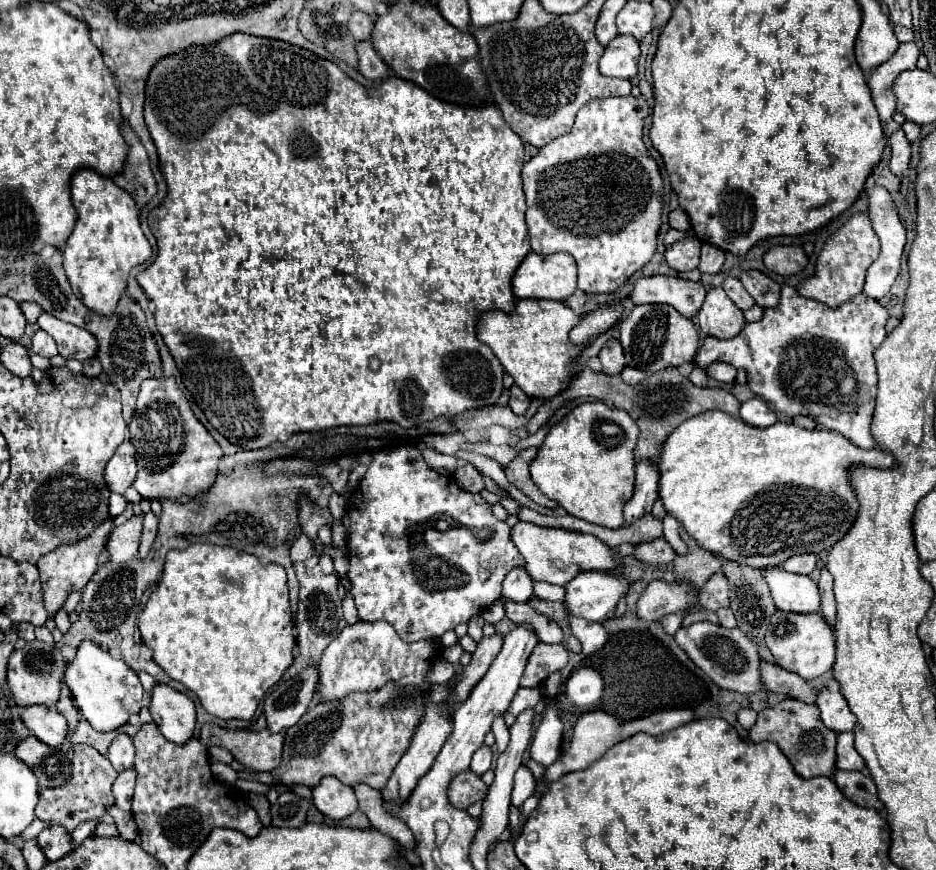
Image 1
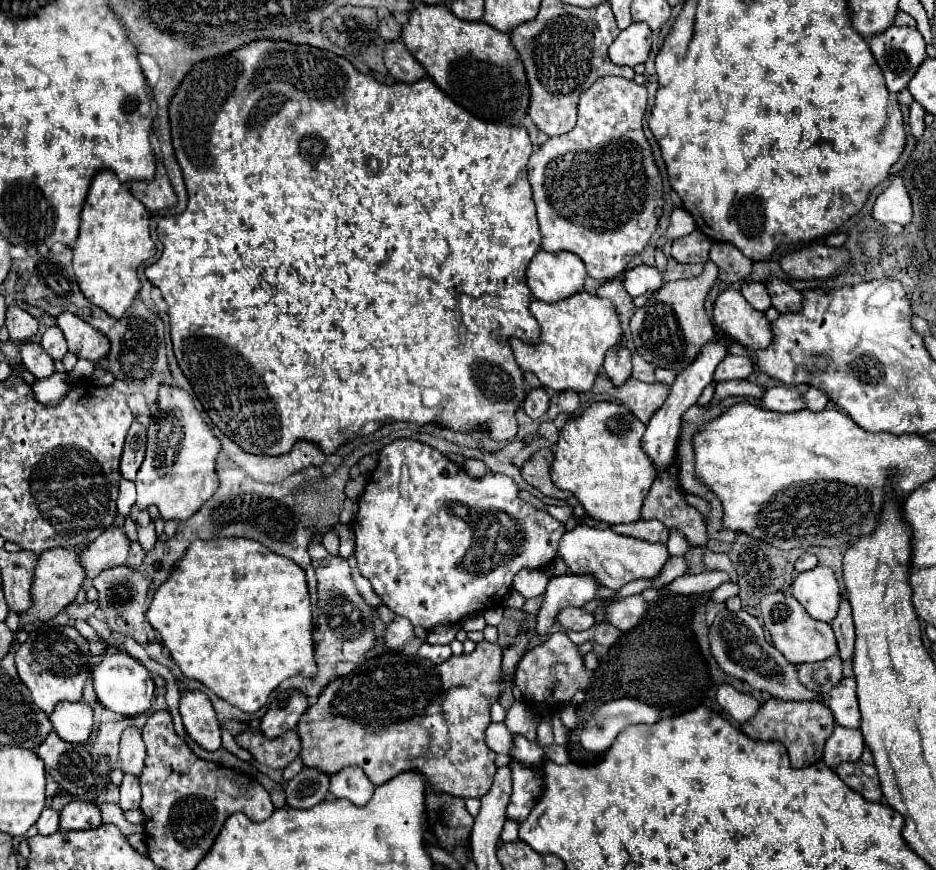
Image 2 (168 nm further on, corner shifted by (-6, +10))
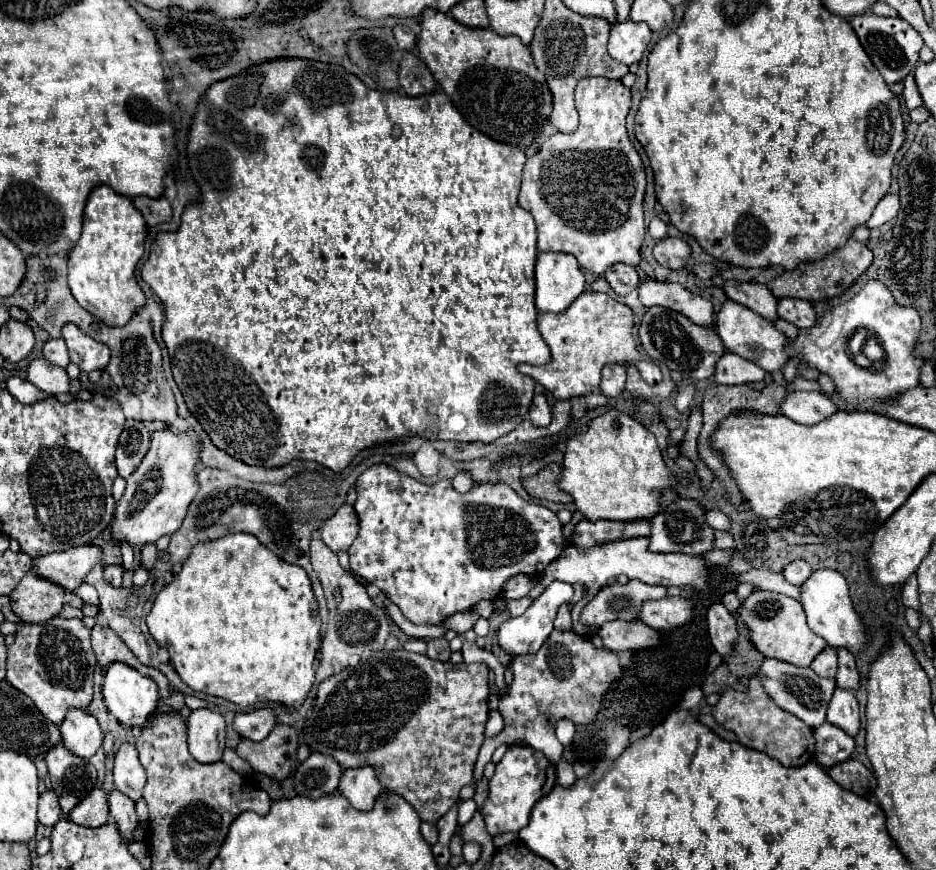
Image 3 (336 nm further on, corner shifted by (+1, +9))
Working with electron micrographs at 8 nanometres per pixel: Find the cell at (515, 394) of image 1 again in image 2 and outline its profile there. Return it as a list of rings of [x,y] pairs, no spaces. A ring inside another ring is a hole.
[[[538,387],[538,389],[532,389],[524,401],[524,411],[528,417],[532,419],[540,419],[546,415],[548,411],[548,405],[550,405],[550,397],[546,393],[546,389]]]

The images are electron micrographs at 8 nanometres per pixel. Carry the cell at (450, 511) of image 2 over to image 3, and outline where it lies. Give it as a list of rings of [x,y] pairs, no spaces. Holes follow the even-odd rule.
[[[375,464],[371,466],[369,470],[365,470],[357,482],[355,482],[355,488],[357,488],[357,502],[355,502],[355,512],[357,512],[357,518],[359,518],[359,536],[355,538],[355,542],[351,544],[351,548],[347,550],[349,554],[349,564],[351,564],[351,570],[355,570],[361,578],[365,578],[369,584],[375,584],[393,604],[397,604],[403,612],[403,616],[413,622],[413,624],[441,624],[447,616],[455,614],[455,612],[465,612],[465,610],[471,610],[477,602],[481,600],[495,600],[499,594],[501,594],[501,588],[503,584],[515,576],[515,574],[529,574],[529,576],[539,576],[549,562],[553,562],[555,558],[559,558],[561,550],[565,548],[565,540],[563,540],[563,534],[561,534],[561,522],[557,520],[555,512],[551,512],[549,508],[545,506],[539,506],[539,504],[533,504],[533,502],[527,502],[523,500],[521,496],[517,496],[517,492],[503,484],[503,482],[481,482],[481,484],[475,484],[467,494],[461,494],[457,492],[453,486],[451,486],[451,480],[443,478],[431,486],[387,466],[387,464]]]

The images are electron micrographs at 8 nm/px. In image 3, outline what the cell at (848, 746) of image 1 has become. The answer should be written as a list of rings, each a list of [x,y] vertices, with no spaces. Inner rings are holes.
[[[825,722],[819,728],[815,728],[815,740],[817,740],[817,764],[823,768],[831,768],[839,762],[845,762],[851,758],[855,750],[853,736],[845,734],[841,728]]]

